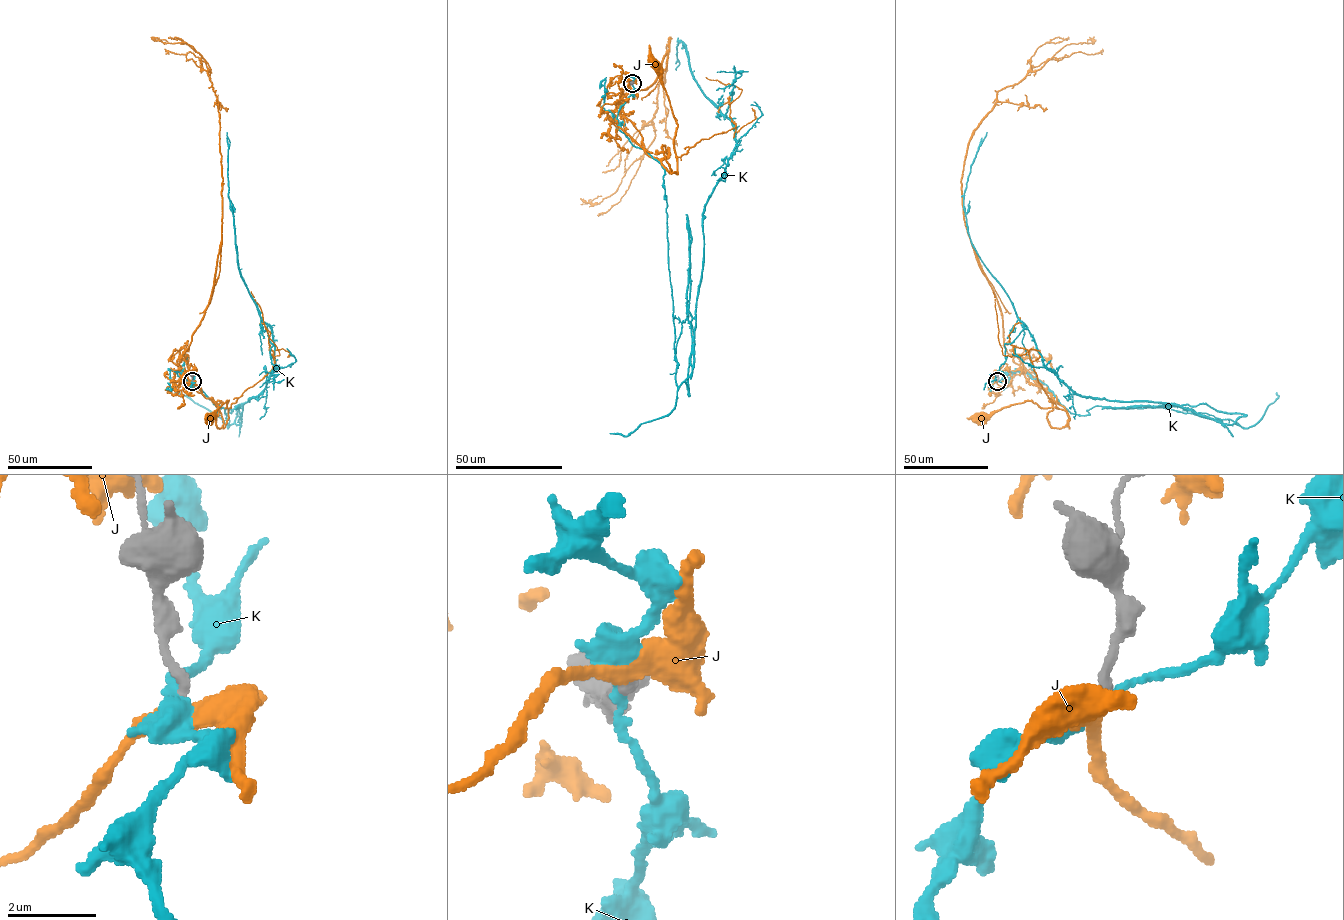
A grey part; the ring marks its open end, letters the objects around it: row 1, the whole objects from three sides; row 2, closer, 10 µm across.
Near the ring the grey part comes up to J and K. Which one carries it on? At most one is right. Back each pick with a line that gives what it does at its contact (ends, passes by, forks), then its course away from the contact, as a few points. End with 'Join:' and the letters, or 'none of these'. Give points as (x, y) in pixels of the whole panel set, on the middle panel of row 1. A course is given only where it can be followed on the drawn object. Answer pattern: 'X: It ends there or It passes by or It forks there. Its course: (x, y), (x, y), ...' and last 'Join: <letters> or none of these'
Join: none of these

